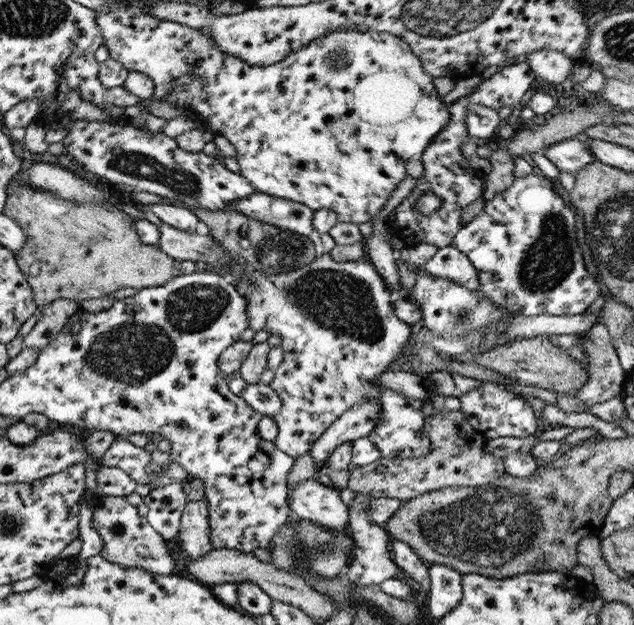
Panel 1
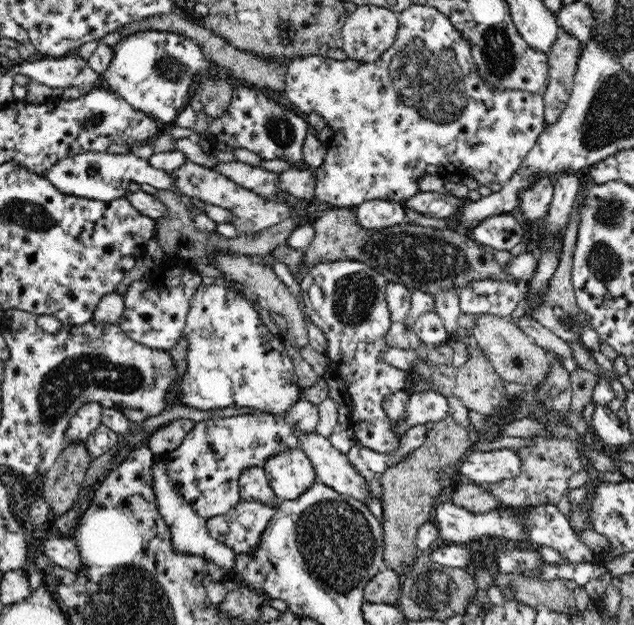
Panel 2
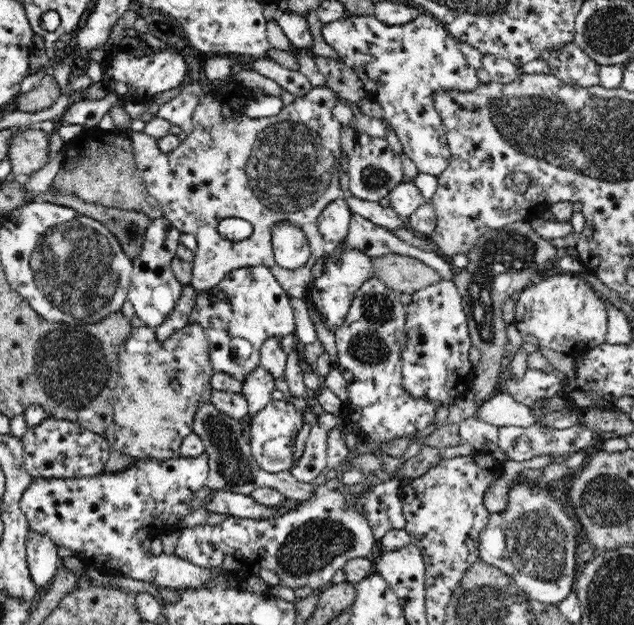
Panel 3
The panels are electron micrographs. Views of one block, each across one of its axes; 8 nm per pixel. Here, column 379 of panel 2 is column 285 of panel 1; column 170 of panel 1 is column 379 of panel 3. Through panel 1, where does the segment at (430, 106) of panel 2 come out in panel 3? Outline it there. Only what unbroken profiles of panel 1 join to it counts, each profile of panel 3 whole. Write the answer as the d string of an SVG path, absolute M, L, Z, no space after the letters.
M429 14L401 25L388 26L375 16L346 16L334 22L323 23L320 28L322 38L338 53L342 61L358 76L368 98L380 103L384 111L383 118L388 122L401 140L404 153L411 158L420 173L439 177L453 159L449 150L446 127L435 107L435 94L440 91L460 91L467 93L478 88L481 83L477 69L466 60L460 50L459 40L452 36L438 19Z

